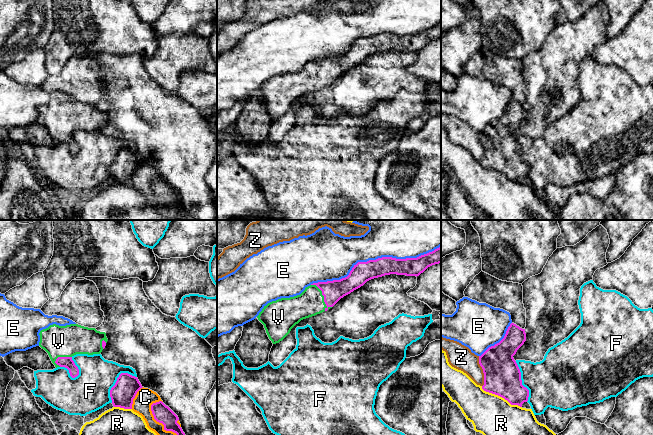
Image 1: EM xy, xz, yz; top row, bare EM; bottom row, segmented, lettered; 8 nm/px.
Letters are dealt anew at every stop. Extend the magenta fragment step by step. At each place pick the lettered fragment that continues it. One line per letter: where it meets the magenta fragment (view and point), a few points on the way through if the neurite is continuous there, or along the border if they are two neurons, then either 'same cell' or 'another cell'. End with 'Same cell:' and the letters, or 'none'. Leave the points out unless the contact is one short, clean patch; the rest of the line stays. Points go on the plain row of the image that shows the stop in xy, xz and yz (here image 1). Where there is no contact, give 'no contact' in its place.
C: xy (163, 200) | another cell
E: xz (374, 36) | another cell
F: xy (117, 156) | another cell
R: yz (501, 172) | another cell
V: xz (323, 71) | same cell
Z: yz (483, 147) | another cell
Same cell: V

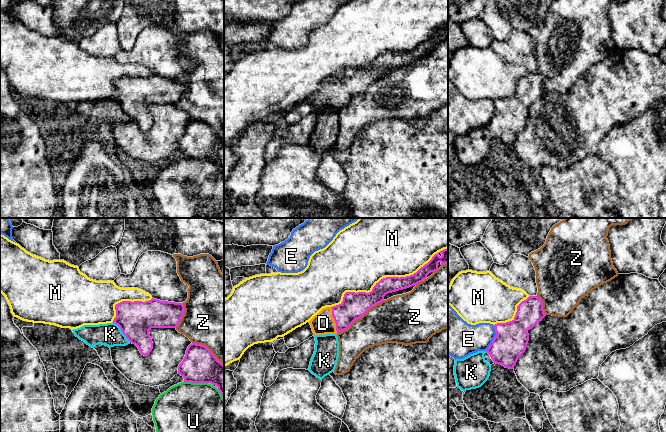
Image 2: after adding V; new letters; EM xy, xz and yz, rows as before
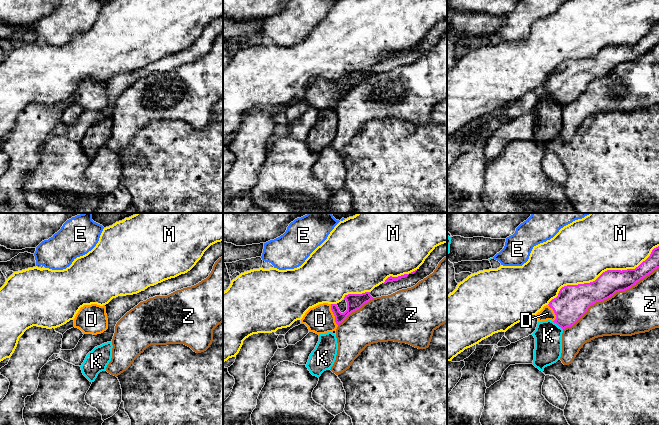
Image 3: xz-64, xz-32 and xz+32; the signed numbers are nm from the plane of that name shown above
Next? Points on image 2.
D: xz (334, 96) | across xz (354, 81), (346, 89), (334, 96), (323, 99) | same cell
E: yz (494, 114) | another cell
K: xy (121, 106) | another cell
M: xz (386, 53) | another cell
U: xy (196, 158) | another cell
Z: xz (360, 93) | another cell
Same cell: D

